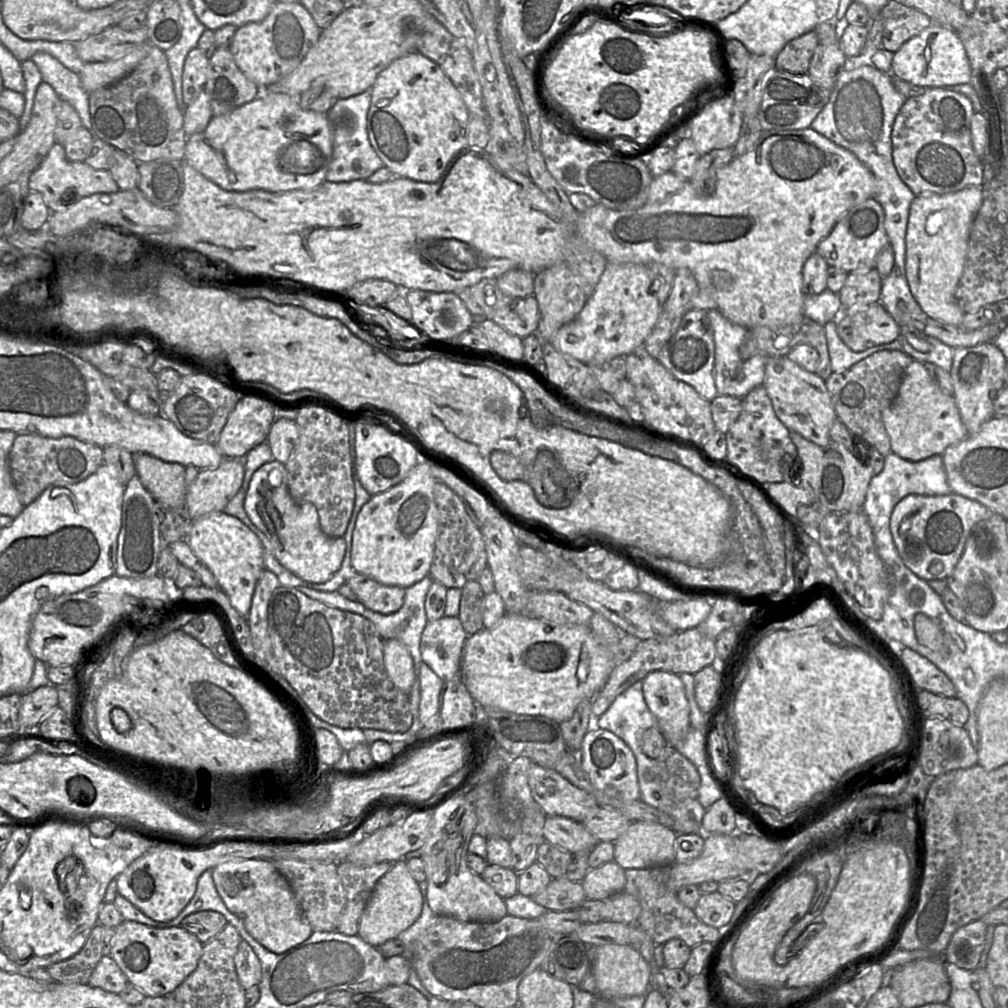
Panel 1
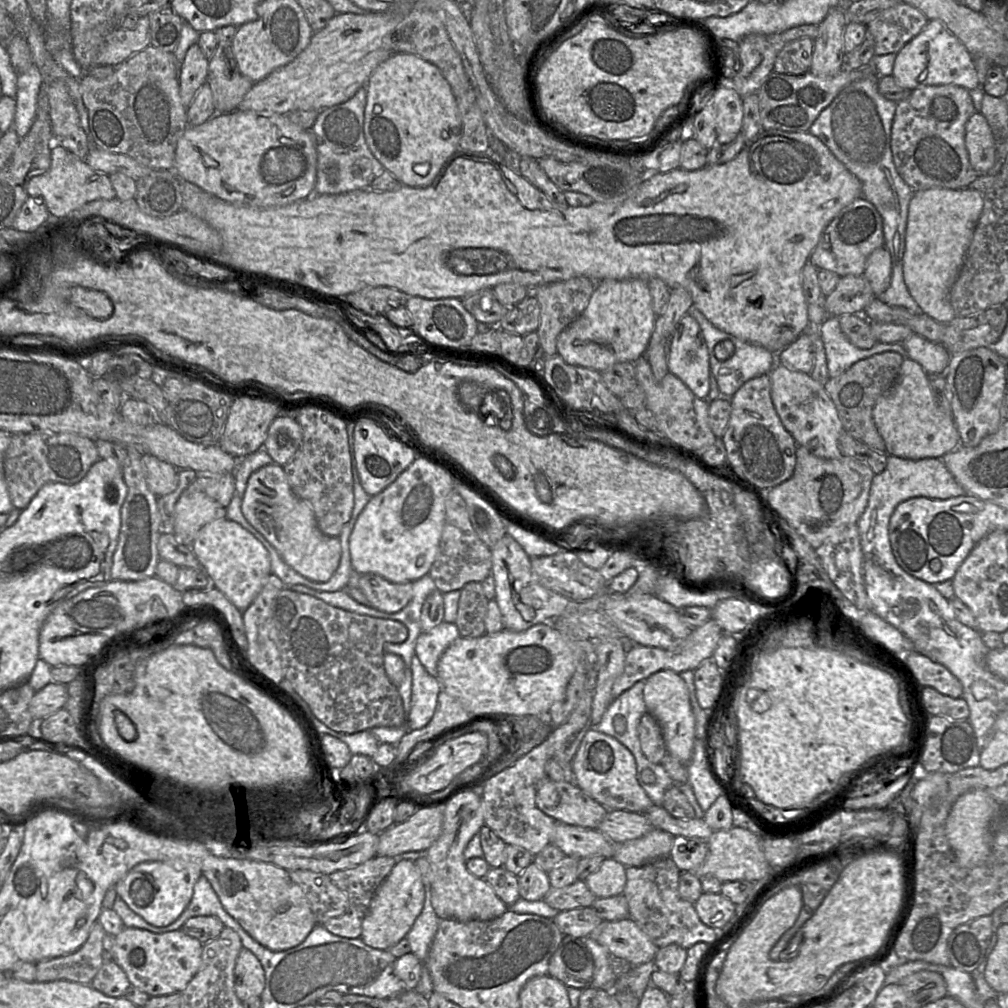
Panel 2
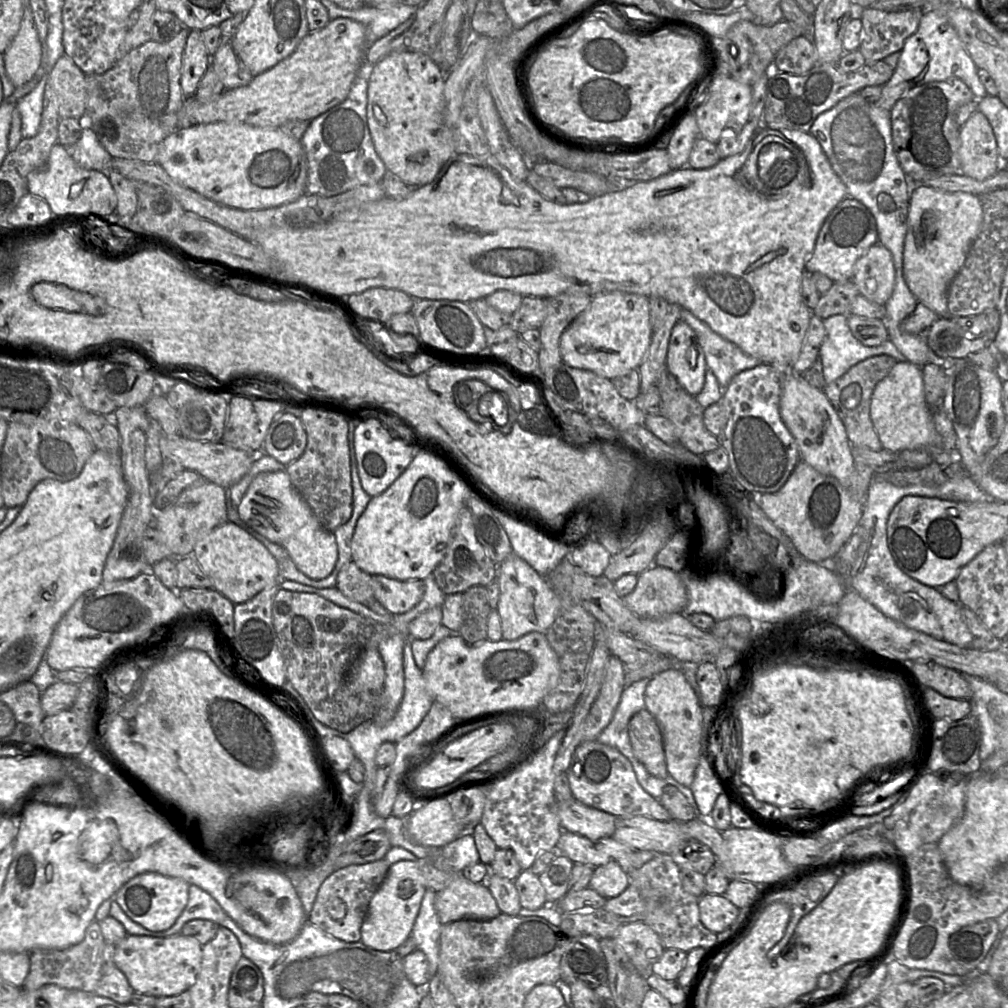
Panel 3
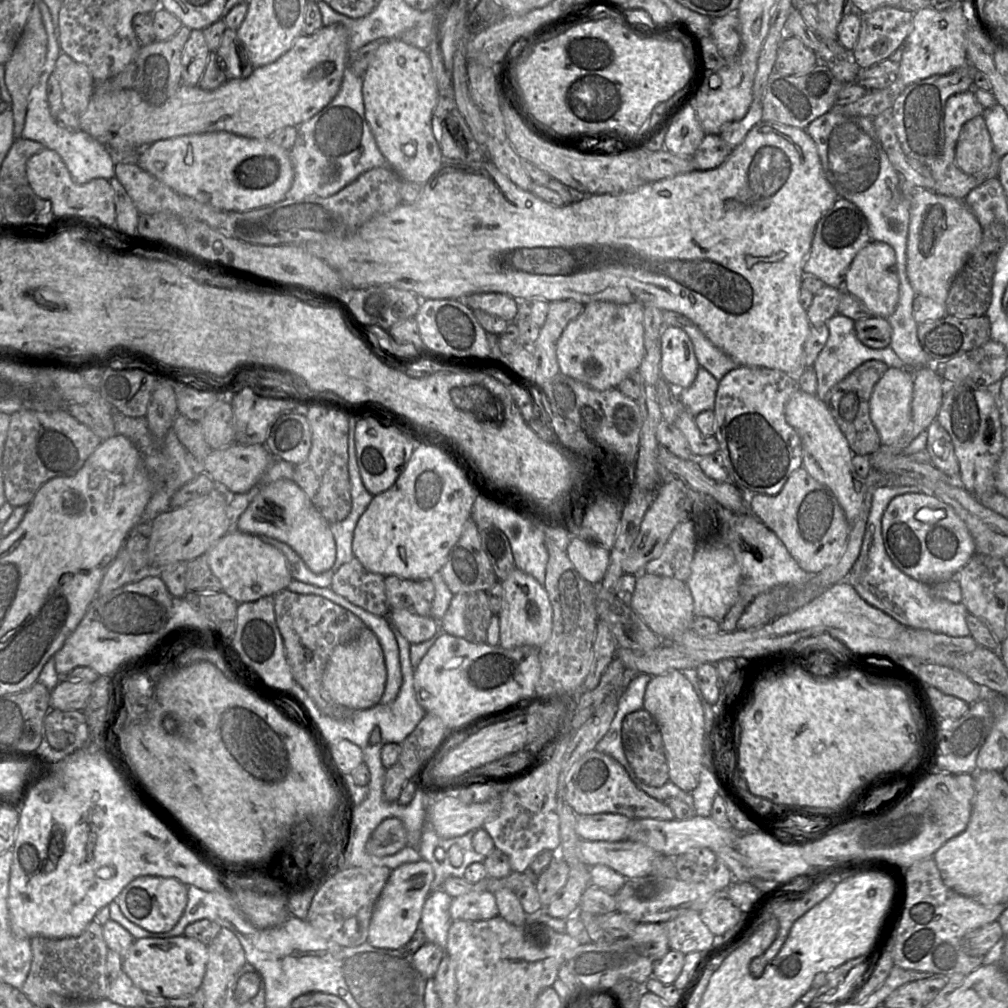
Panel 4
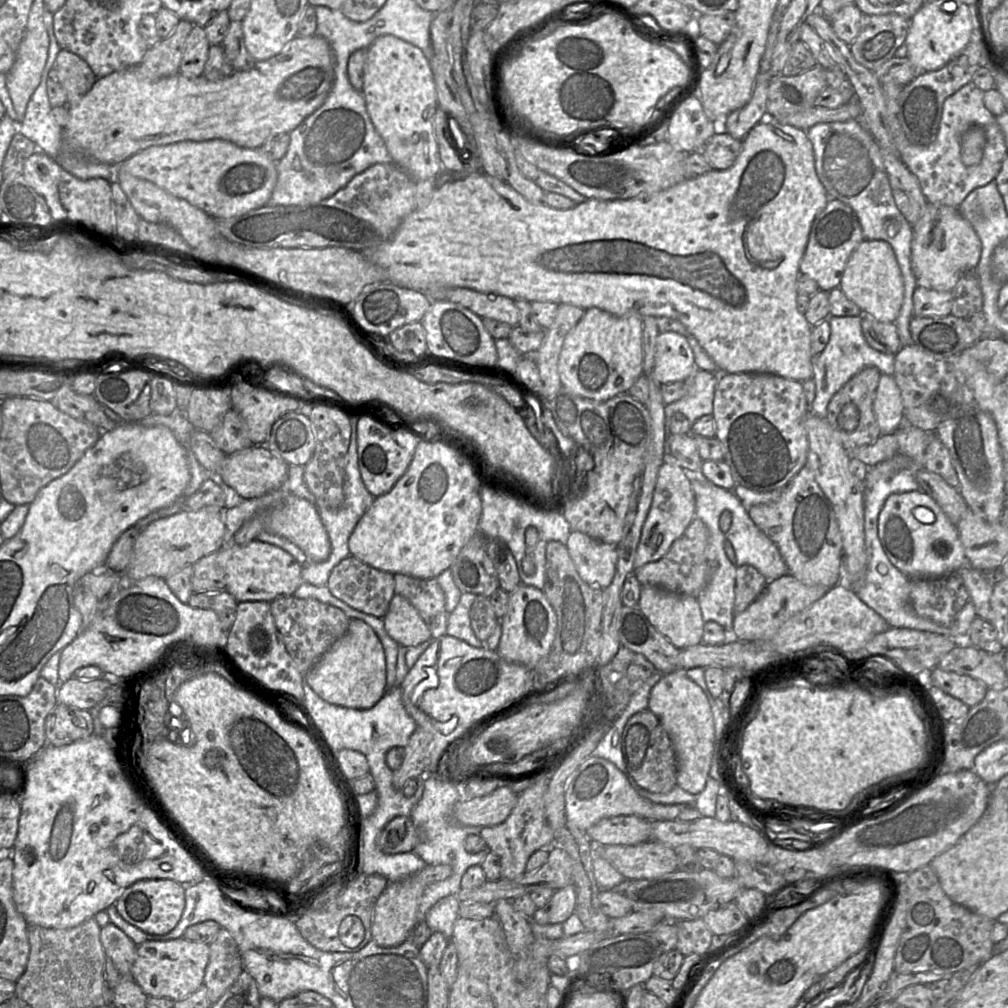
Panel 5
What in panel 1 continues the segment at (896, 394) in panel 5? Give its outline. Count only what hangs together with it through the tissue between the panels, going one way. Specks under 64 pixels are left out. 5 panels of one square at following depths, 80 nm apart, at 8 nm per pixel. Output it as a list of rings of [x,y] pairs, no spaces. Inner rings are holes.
[[[913,360],[906,368],[896,397],[882,412],[882,420],[890,439],[891,452],[911,462],[918,462],[934,455],[942,455],[949,446],[968,436],[953,395],[943,392],[932,380],[923,363],[918,360]]]

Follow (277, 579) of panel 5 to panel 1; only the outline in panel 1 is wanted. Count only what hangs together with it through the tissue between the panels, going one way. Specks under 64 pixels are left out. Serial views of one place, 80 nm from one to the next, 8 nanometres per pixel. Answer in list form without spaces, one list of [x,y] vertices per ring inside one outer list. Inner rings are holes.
[[[221,511],[193,521],[186,541],[192,552],[213,573],[218,587],[227,594],[231,605],[247,620],[257,581],[265,570],[259,538],[238,518]]]

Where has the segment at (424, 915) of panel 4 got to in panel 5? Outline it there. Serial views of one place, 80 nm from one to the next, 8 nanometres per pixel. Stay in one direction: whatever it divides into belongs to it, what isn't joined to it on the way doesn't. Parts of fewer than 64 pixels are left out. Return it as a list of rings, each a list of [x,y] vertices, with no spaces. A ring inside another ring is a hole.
[[[456,895],[440,899],[434,904],[424,917],[424,921],[433,932],[441,932],[447,939],[451,939],[455,921],[459,918],[460,901]]]

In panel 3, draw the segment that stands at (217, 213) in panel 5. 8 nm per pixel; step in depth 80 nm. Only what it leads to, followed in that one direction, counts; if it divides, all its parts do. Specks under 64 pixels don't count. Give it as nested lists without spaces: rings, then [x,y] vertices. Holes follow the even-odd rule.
[[[214,122],[180,128],[160,143],[155,163],[183,186],[244,211],[277,207],[306,193],[308,167],[303,146],[279,127]]]

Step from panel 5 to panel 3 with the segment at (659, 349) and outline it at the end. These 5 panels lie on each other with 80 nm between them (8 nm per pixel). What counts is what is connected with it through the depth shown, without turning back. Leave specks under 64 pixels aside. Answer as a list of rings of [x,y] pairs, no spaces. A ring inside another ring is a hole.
[[[682,320],[672,329],[666,368],[690,395],[696,396],[702,391],[708,368],[705,354],[694,330]]]

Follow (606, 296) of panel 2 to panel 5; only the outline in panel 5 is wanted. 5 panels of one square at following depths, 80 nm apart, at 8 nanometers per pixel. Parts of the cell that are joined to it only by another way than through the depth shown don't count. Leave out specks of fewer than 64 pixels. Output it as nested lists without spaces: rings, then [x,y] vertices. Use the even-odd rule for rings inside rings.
[[[596,307],[587,309],[564,339],[558,361],[558,372],[562,386],[584,398],[606,401],[628,392],[643,374],[643,316],[637,312],[618,316]]]

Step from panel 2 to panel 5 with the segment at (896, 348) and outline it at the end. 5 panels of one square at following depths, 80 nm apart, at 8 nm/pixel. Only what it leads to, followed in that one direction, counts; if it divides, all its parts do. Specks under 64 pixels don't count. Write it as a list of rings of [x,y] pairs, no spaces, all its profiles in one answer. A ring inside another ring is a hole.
[[[830,316],[830,338],[823,351],[814,356],[812,371],[815,382],[815,399],[810,405],[810,414],[827,417],[827,407],[832,397],[858,372],[865,367],[875,366],[881,374],[894,372],[894,354],[886,354],[872,348],[866,341],[861,327],[862,316]]]

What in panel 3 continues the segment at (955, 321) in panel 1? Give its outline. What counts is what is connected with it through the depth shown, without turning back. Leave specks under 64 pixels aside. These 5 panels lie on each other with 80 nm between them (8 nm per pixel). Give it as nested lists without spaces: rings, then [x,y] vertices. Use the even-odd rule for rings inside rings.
[[[925,185],[911,186],[903,277],[916,299],[939,317],[948,315],[948,287],[963,266],[982,221],[983,207],[978,195],[943,192]]]

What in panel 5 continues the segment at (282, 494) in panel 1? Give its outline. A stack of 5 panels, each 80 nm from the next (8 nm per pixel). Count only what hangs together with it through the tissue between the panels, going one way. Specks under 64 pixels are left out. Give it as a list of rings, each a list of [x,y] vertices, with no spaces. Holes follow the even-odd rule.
[[[288,495],[283,501],[254,515],[245,521],[234,534],[232,543],[243,546],[256,539],[261,532],[284,537],[297,545],[313,563],[326,561],[331,553],[331,543],[327,531],[321,521],[318,509],[310,501],[294,495]]]

